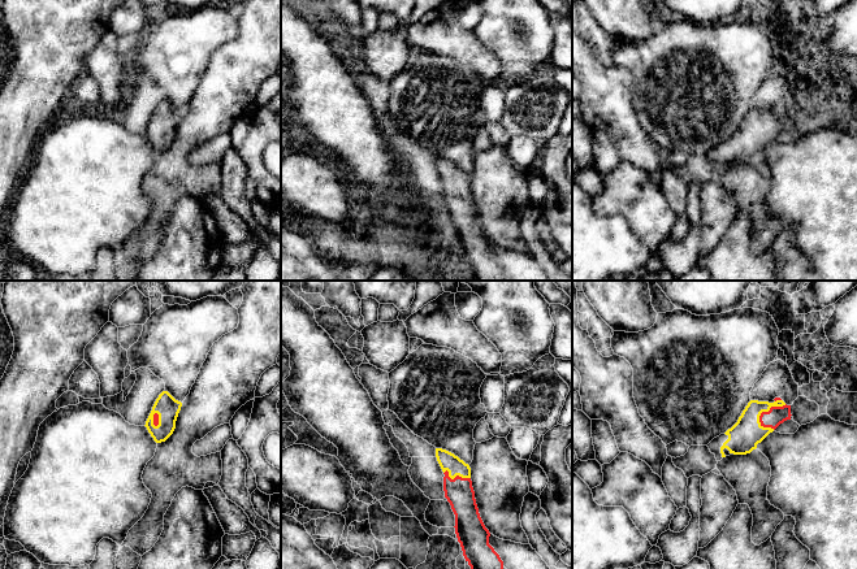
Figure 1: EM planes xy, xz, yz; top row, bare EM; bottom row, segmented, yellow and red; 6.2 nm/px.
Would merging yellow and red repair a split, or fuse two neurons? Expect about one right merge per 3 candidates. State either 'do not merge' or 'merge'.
merge

